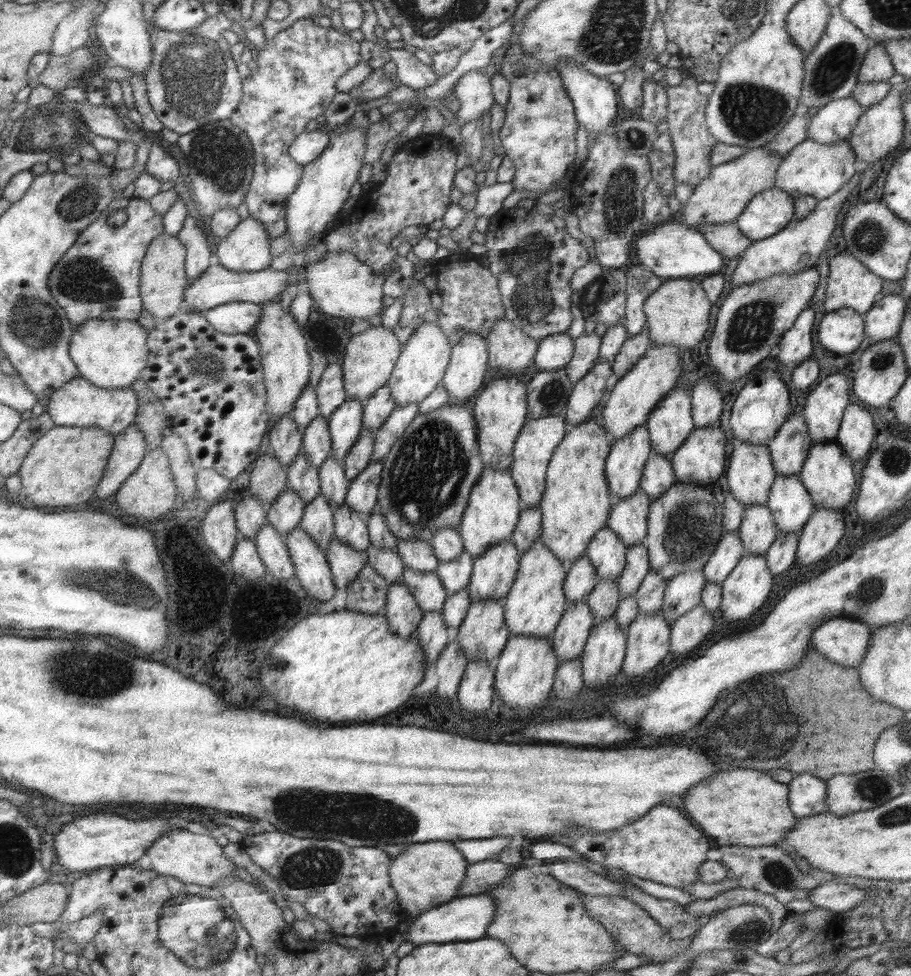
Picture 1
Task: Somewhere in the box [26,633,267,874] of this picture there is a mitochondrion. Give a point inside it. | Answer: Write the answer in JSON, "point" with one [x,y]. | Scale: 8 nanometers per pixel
{"point":[101,681]}

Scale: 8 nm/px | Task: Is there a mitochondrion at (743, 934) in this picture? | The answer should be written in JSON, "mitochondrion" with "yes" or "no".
{"mitochondrion":"yes"}

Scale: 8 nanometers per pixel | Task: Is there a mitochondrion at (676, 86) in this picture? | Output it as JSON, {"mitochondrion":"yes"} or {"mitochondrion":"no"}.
{"mitochondrion":"no"}

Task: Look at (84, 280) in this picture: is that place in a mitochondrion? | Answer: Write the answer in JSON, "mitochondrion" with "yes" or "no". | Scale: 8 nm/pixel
{"mitochondrion":"yes"}

